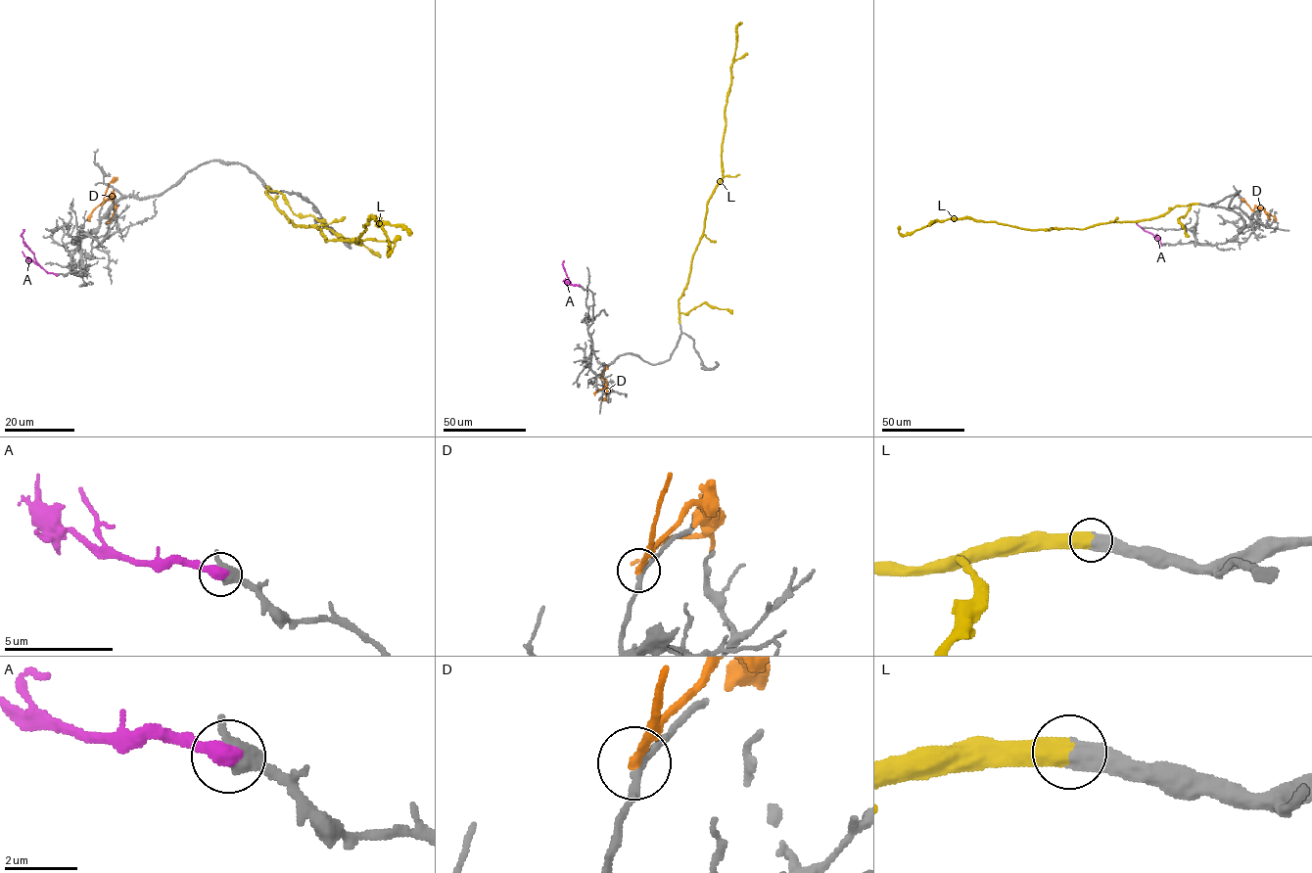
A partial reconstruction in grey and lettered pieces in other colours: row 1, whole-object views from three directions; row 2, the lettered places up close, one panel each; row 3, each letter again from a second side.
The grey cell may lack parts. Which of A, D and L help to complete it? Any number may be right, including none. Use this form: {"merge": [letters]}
{"merge": ["L"]}

